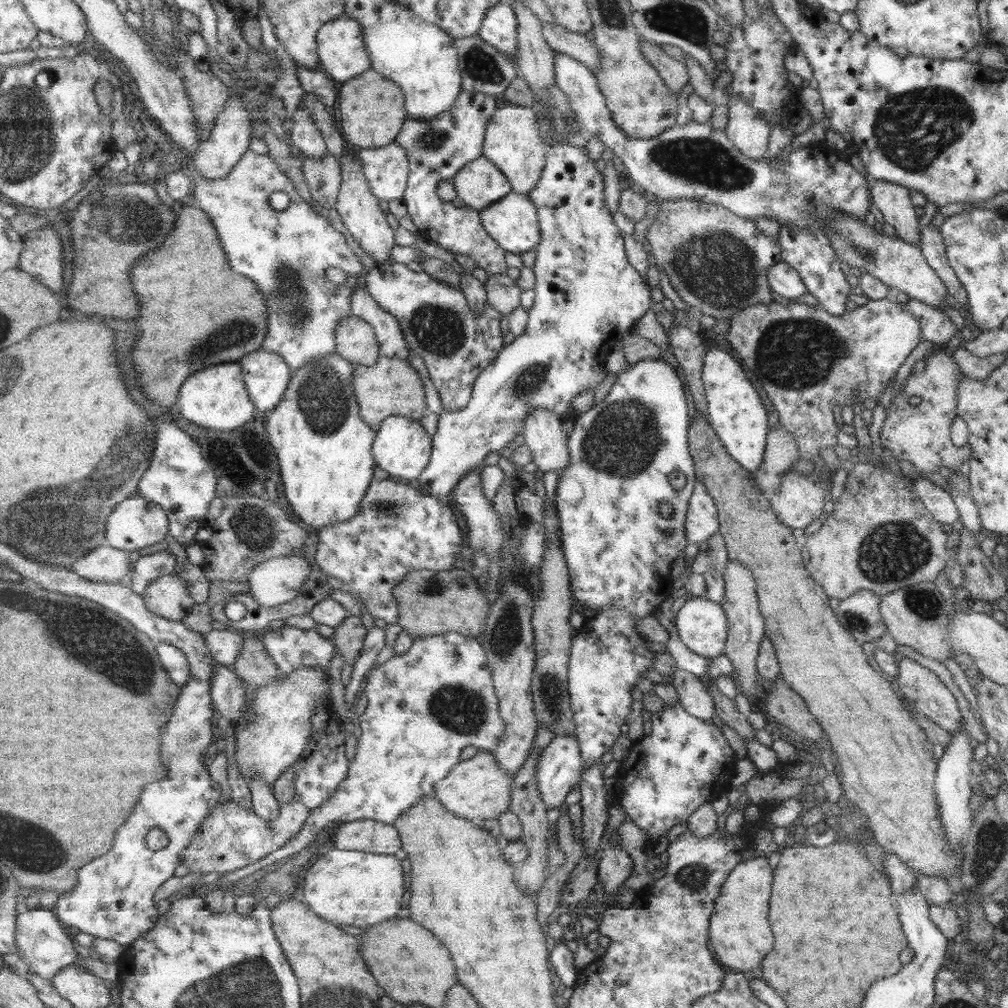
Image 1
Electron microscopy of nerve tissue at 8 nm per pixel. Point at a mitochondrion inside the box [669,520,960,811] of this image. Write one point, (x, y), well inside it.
(923, 604)

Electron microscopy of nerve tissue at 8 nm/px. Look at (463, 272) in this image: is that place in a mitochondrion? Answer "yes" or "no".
no

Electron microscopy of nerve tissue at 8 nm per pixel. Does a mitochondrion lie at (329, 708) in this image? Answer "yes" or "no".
no

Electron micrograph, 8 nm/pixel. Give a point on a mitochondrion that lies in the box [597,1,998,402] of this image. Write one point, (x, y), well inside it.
(912, 129)

